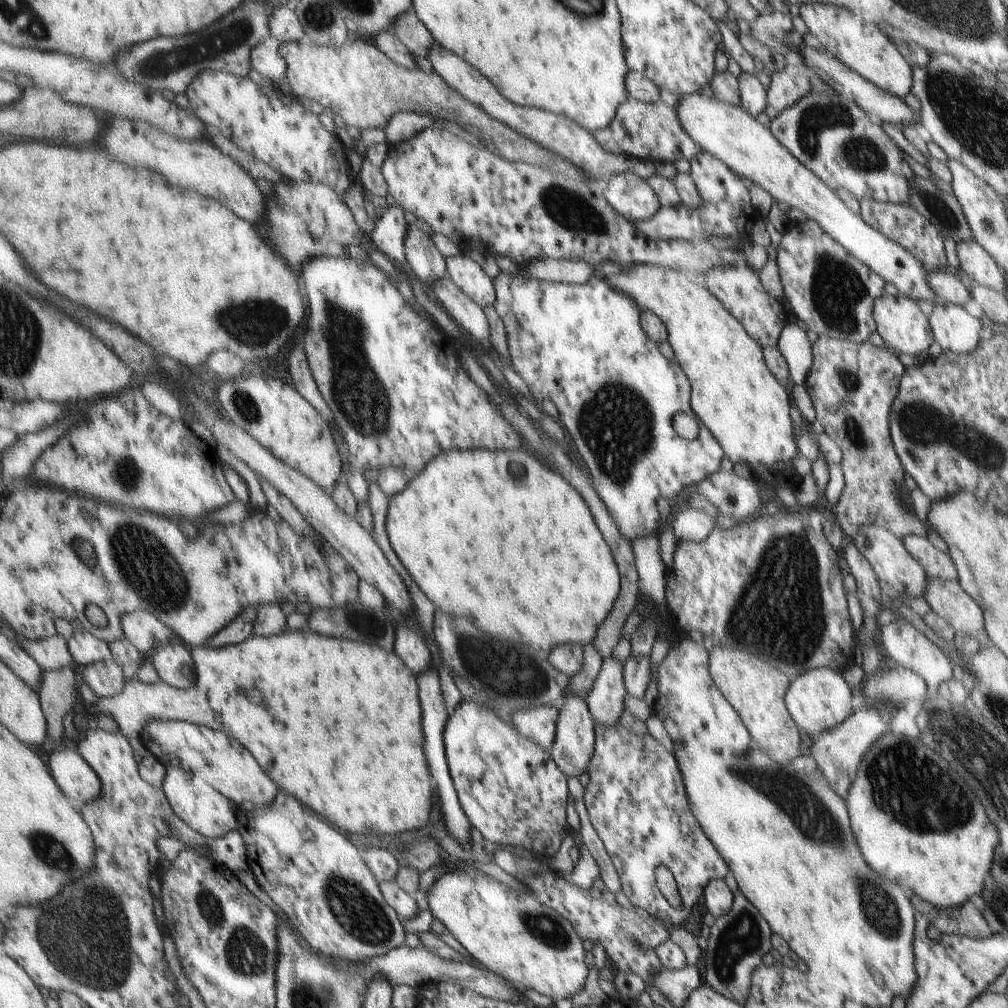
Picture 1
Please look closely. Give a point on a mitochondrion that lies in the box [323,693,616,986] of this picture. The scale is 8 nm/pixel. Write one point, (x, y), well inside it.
(548, 931)

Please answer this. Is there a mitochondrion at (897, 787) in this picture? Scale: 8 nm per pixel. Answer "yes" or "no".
yes

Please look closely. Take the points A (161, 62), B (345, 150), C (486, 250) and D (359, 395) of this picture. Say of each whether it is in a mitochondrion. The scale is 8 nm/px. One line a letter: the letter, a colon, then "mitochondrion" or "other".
A: mitochondrion
B: other
C: other
D: mitochondrion

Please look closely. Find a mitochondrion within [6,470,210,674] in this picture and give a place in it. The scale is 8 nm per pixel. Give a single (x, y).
(164, 590)

